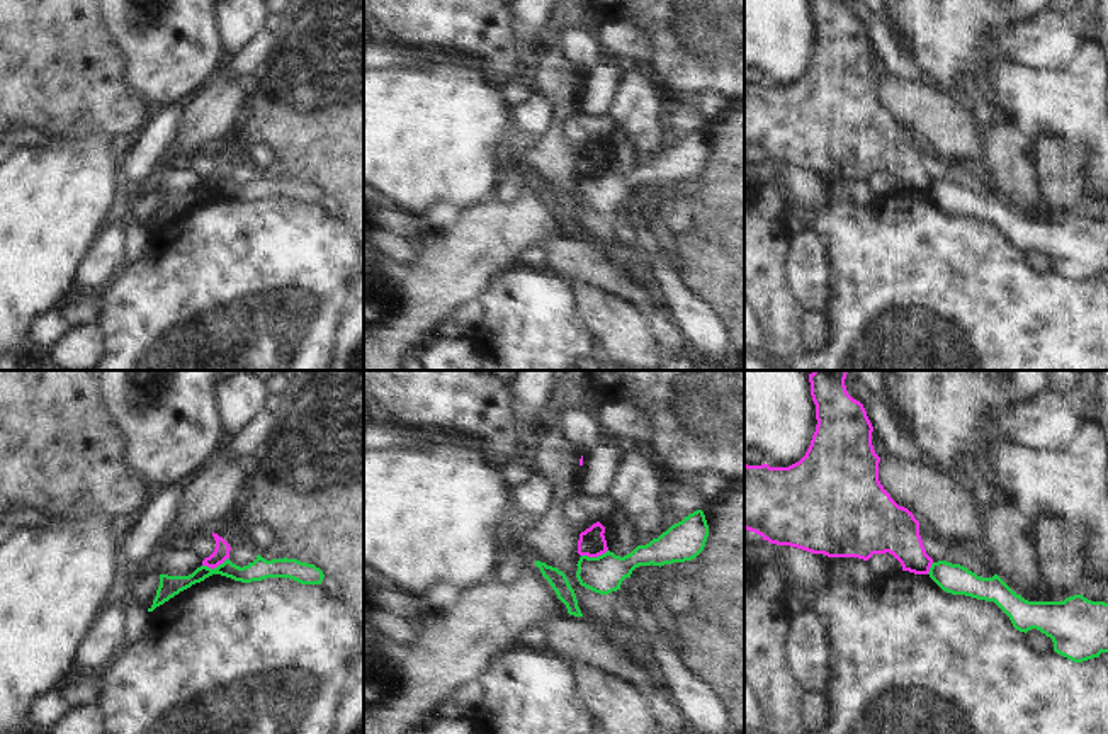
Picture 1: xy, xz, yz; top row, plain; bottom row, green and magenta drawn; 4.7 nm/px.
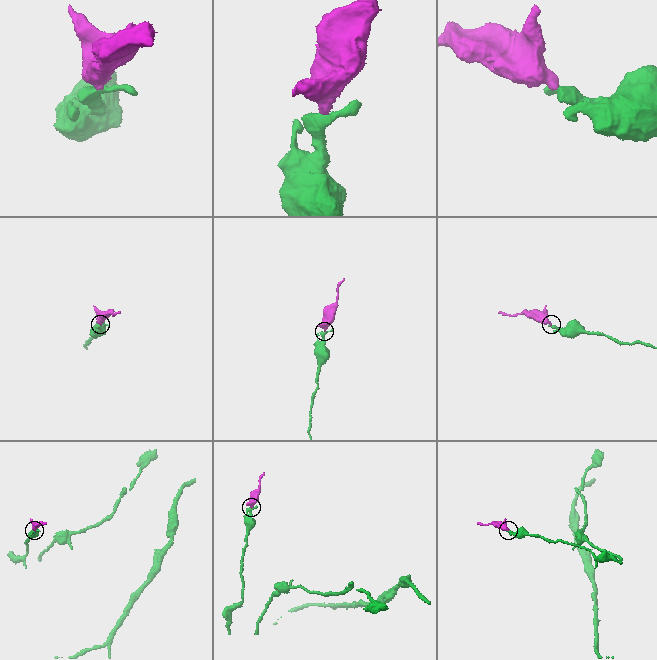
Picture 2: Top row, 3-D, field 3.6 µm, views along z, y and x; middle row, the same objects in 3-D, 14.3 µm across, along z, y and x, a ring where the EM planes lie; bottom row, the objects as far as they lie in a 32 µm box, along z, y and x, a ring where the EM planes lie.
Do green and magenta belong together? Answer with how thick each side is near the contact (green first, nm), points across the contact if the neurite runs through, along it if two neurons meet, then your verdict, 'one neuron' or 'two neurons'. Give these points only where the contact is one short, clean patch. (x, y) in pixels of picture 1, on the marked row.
calibres 100 and 80 nm; border xy (228, 558), (213, 568), (203, 566); two neurons

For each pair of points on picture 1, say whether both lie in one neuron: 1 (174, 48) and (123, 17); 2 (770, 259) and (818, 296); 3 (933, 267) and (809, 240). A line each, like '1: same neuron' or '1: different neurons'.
1: same neuron
2: different neurons
3: different neurons

